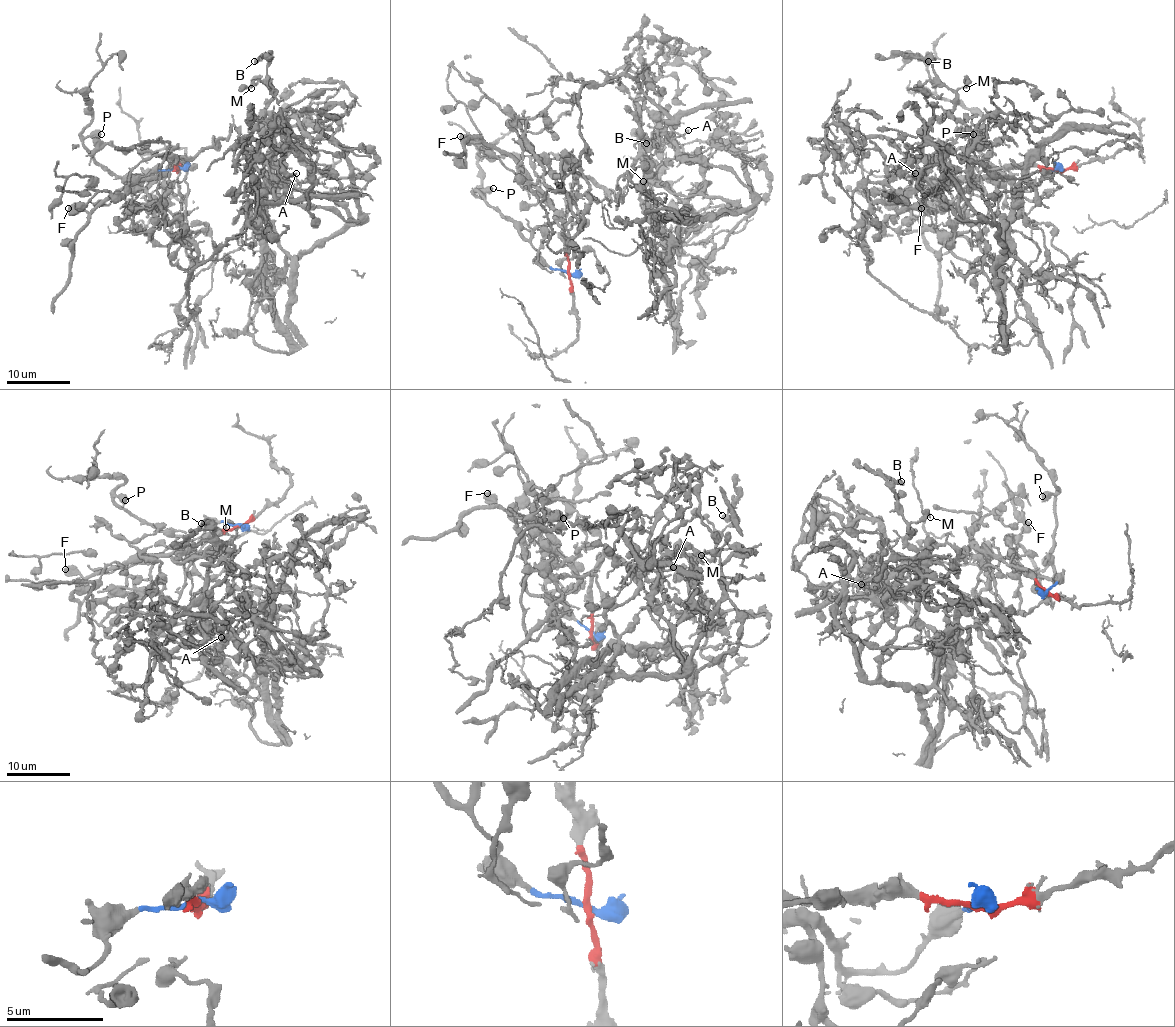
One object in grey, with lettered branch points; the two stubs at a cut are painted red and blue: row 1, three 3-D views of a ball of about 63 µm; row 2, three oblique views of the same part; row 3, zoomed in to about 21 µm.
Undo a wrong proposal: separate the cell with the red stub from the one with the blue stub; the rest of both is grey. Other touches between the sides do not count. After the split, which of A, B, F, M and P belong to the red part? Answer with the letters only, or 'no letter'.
A, B, M

